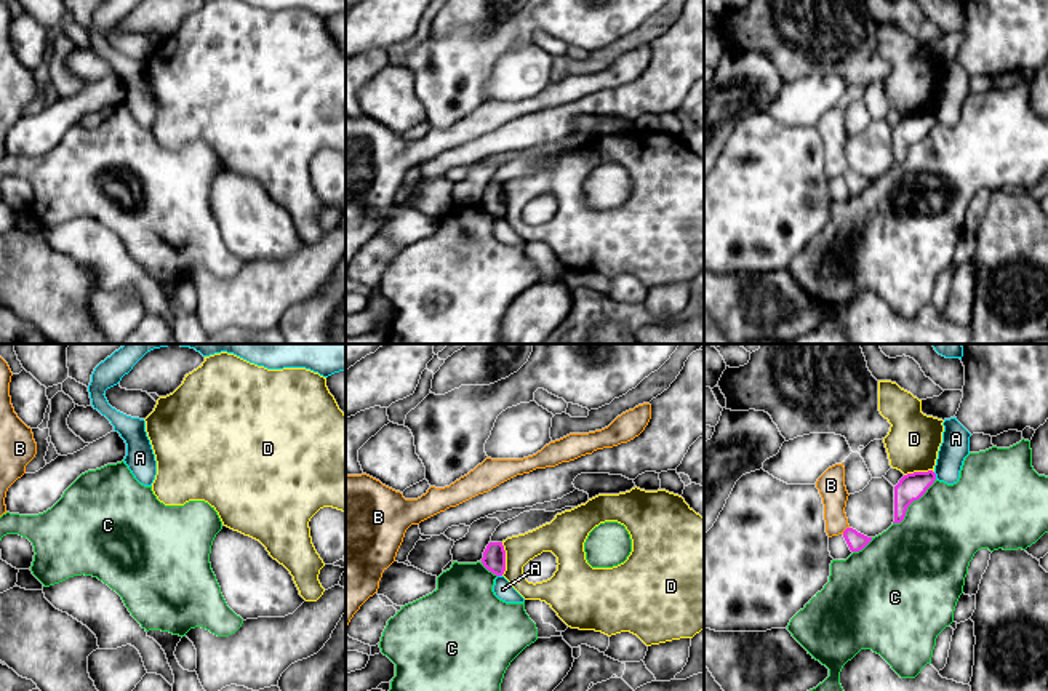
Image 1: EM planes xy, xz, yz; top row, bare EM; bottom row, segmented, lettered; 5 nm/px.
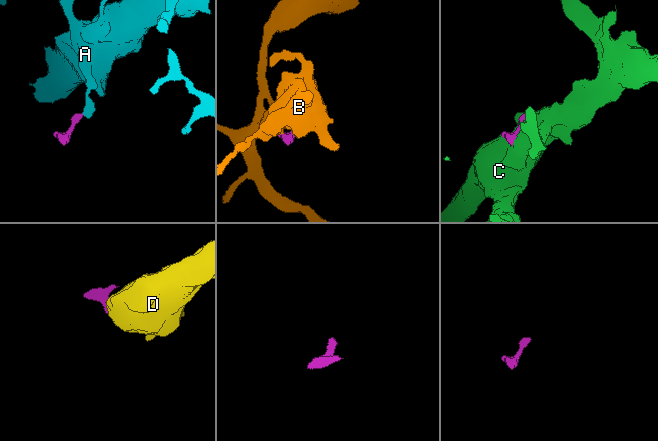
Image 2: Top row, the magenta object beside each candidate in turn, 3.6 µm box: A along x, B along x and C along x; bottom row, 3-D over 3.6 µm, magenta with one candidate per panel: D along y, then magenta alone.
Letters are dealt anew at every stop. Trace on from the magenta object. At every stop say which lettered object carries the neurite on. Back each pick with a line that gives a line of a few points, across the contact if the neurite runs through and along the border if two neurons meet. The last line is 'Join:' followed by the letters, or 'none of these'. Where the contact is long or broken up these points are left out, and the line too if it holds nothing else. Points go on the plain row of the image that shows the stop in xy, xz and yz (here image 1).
Join: none of these

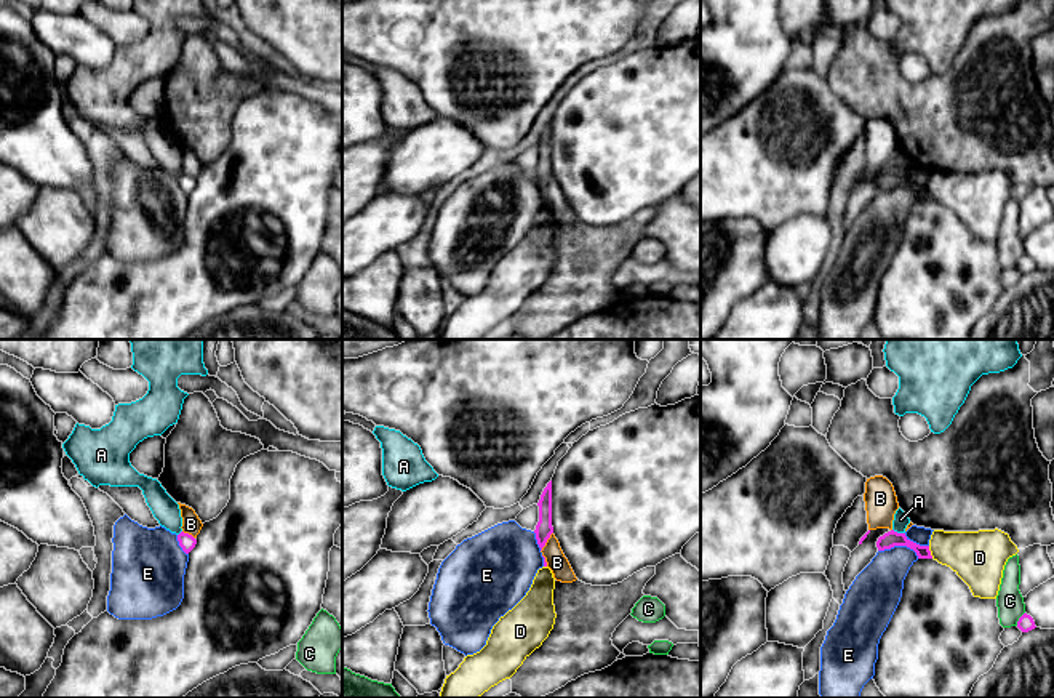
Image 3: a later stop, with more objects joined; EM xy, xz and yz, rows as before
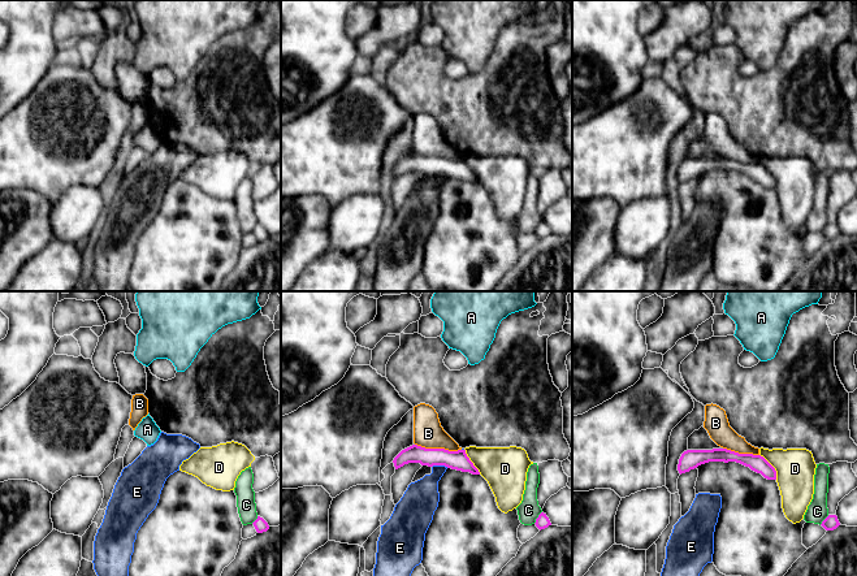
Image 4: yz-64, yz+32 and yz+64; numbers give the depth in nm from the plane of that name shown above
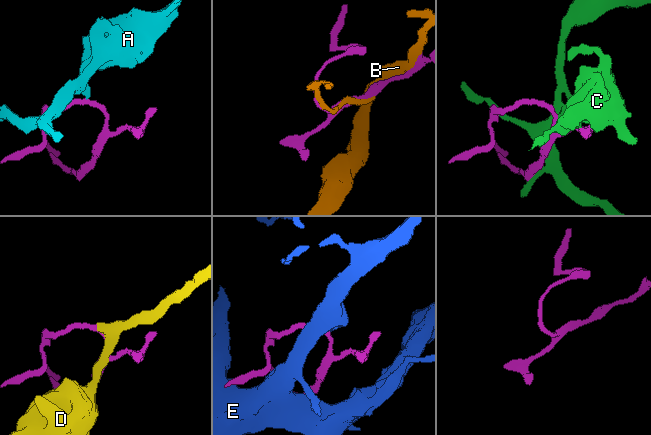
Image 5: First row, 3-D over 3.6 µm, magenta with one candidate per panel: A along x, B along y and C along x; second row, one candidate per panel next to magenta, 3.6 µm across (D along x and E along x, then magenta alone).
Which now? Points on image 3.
Join: none of these

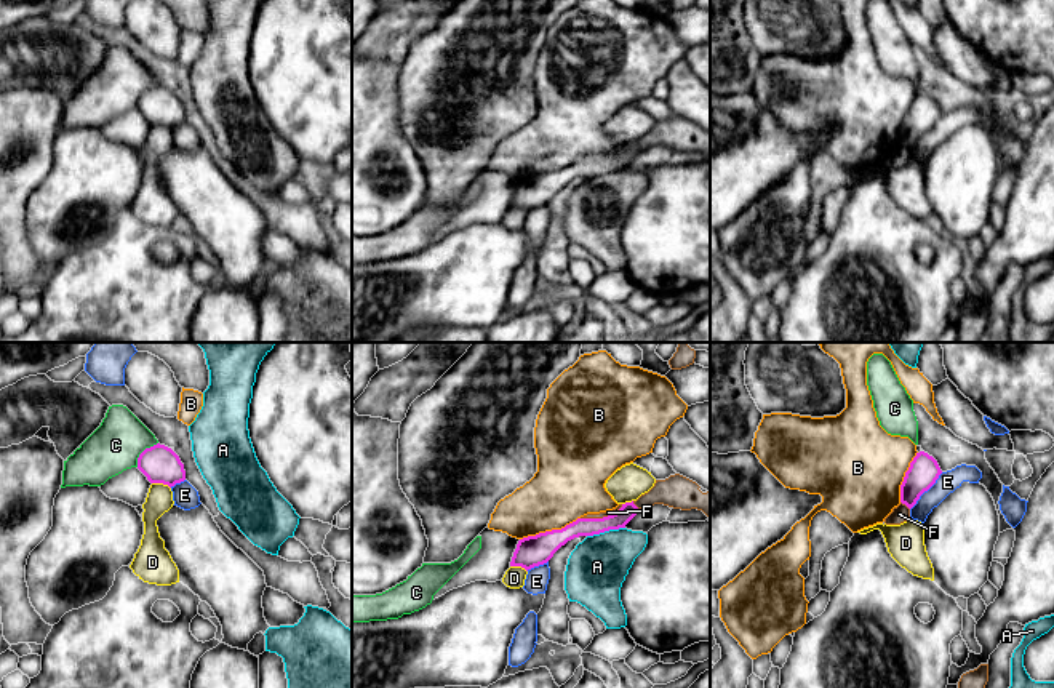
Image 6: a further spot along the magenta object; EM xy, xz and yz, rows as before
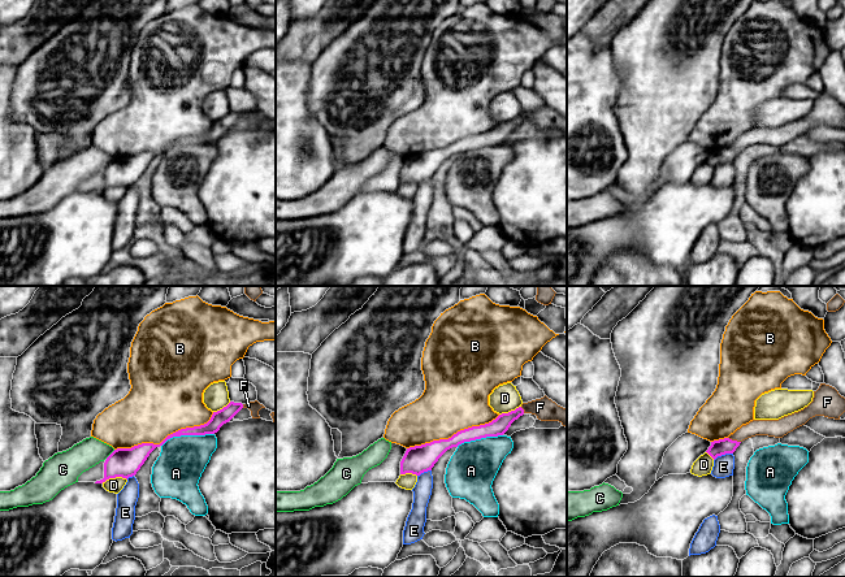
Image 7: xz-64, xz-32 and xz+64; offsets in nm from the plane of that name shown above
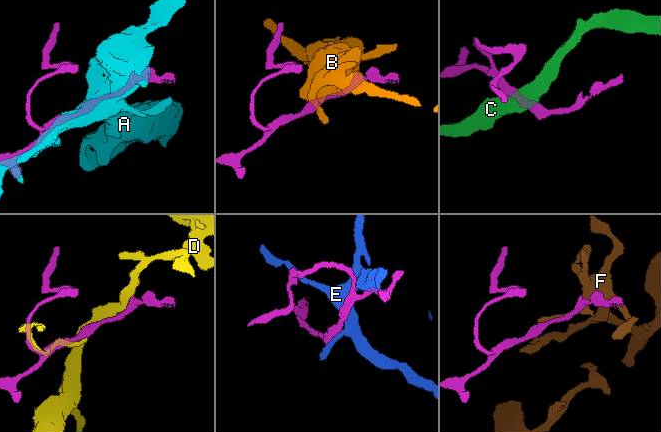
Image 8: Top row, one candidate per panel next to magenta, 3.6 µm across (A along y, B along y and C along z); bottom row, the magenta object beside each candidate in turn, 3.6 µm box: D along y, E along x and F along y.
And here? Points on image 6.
Join: F

